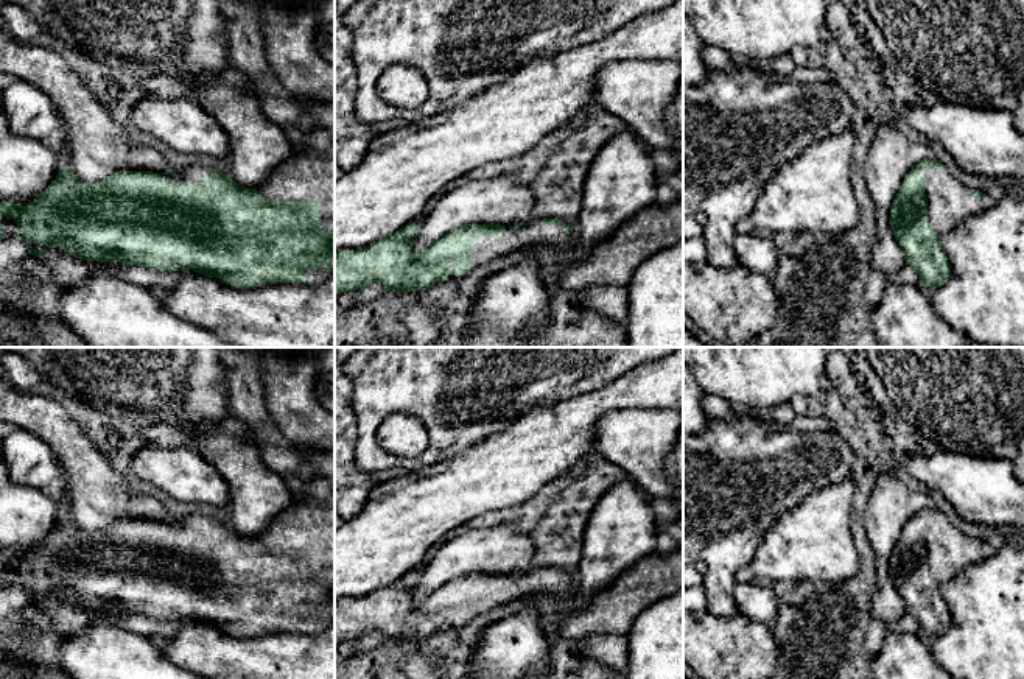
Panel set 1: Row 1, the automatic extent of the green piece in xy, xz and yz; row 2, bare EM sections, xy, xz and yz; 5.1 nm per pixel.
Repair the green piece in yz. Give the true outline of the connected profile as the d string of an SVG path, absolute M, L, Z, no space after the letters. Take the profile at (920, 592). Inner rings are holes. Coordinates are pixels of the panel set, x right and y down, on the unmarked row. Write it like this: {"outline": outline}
{"outline": "M932 506L906 523L890 558L890 575L906 614L918 621L923 635L934 639L951 626L940 586L993 553L988 544L966 536Z"}

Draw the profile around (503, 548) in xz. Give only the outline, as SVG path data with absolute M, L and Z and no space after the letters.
M514 525L473 528L447 540L422 568L414 603L450 579L468 573L517 575L529 572L535 554L531 534Z

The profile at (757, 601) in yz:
M755 579L738 582L735 589L735 600L739 612L750 620L772 624L777 617L780 596L767 586Z

